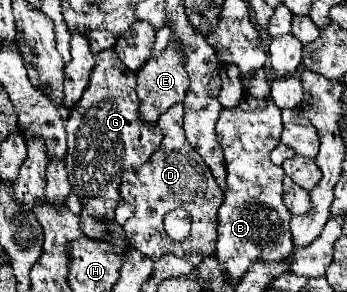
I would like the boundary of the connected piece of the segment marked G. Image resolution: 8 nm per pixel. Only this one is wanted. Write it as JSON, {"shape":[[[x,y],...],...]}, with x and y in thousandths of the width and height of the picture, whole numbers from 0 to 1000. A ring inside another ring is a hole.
{"shape":[[[300,171],[271,185],[277,226],[265,233],[254,295],[219,356],[219,370],[190,404],[196,459],[196,541],[190,582],[207,658],[236,692],[231,788],[265,822],[323,829],[334,856],[369,856],[369,815],[357,815],[352,774],[329,753],[329,719],[346,678],[346,610],[357,582],[409,568],[461,507],[467,445],[455,432],[427,432],[398,411],[403,342],[392,329],[386,288],[392,253],[352,226],[334,178]]]}

